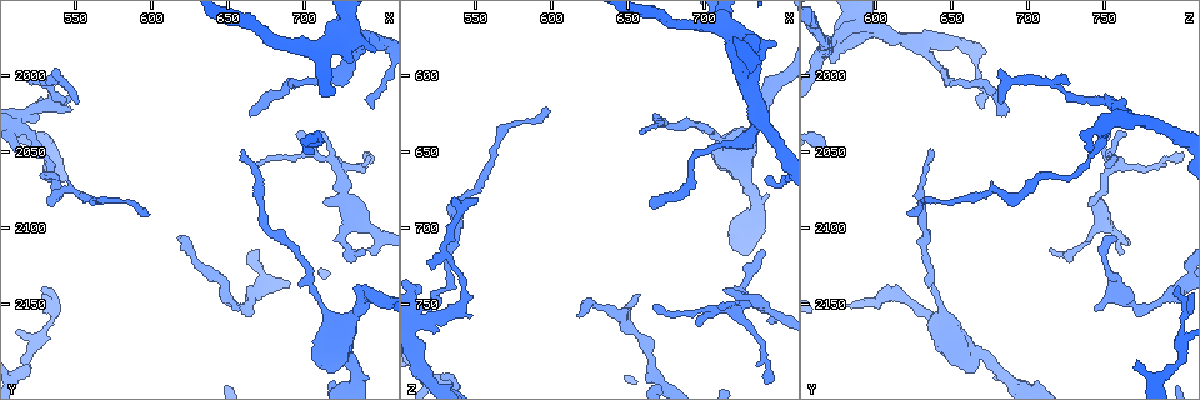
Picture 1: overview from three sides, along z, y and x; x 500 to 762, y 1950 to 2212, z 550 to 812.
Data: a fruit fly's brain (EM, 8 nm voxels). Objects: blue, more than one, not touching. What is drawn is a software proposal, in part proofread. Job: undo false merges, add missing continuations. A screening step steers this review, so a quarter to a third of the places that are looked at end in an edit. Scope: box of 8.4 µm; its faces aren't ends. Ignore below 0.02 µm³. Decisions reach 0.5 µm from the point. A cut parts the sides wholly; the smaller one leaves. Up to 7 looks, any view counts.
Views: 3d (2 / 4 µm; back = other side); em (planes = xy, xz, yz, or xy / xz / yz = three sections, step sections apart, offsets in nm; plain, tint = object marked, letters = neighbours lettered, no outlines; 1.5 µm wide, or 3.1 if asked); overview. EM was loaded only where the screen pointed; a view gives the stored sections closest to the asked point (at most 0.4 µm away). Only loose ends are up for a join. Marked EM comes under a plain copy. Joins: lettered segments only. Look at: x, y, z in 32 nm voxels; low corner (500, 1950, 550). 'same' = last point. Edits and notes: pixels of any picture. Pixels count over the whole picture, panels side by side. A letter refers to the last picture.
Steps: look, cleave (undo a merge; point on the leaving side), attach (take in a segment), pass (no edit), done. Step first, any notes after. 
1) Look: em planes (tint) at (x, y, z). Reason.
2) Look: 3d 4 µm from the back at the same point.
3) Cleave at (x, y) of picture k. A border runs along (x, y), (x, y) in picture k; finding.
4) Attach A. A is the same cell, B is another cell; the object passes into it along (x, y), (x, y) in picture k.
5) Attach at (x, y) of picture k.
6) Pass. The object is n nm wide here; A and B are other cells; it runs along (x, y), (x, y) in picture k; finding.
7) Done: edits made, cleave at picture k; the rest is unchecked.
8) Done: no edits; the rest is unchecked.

Look: 3d 4 µm at (598, 2090, 624). Long arm stops here.

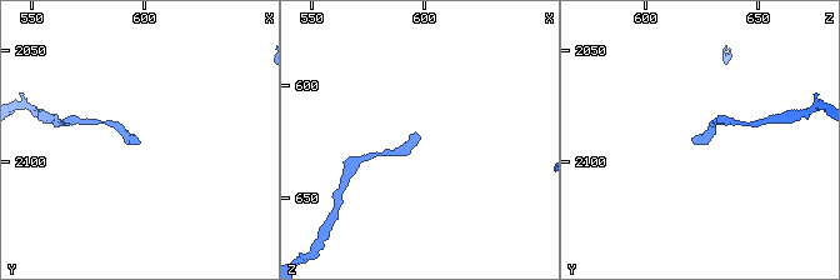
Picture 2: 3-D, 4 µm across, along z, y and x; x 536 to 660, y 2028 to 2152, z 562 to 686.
Look: em planes (tint) at (598, 2093, 622).

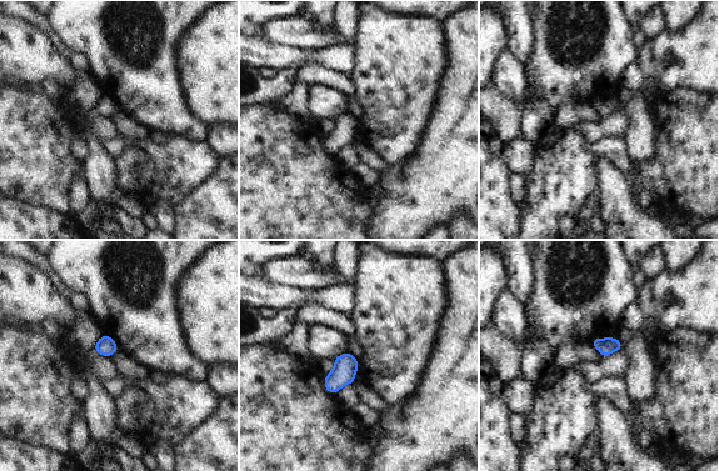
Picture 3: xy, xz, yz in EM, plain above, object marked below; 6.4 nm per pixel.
Look: em planes (letters) at the same point.

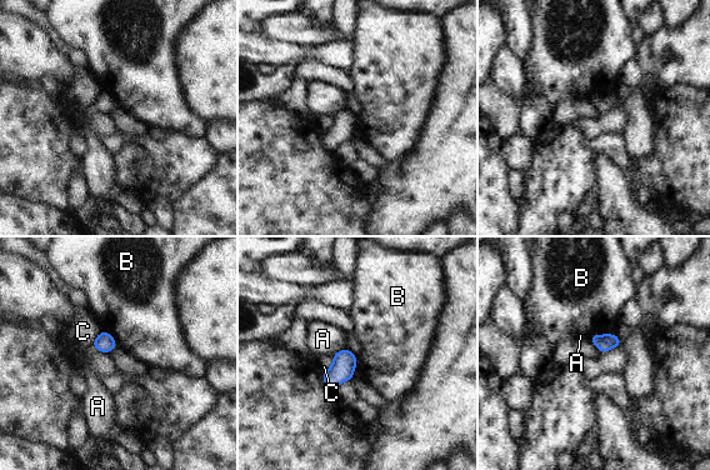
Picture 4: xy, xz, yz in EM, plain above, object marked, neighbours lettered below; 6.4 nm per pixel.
Pass. The object is 110 nm wide here; A, B and C are other cells; a border runs along (615, 333), (593, 334), (589, 338) in picture 4; none of them fits.

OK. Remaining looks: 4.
Look: em planes (letters) at (740, 2114, 762). An open end.

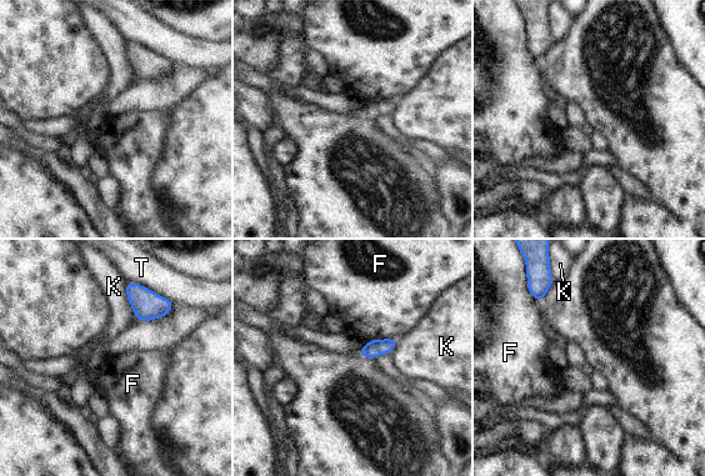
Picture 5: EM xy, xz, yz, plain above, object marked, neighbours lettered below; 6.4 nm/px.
Pass. F, K and T are other cells; a border runs along (373, 337), (398, 339) in picture 5; none of them fits.

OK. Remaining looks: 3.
Look: em xy step 4 (letters) at (668, 2058, 748). An open end.

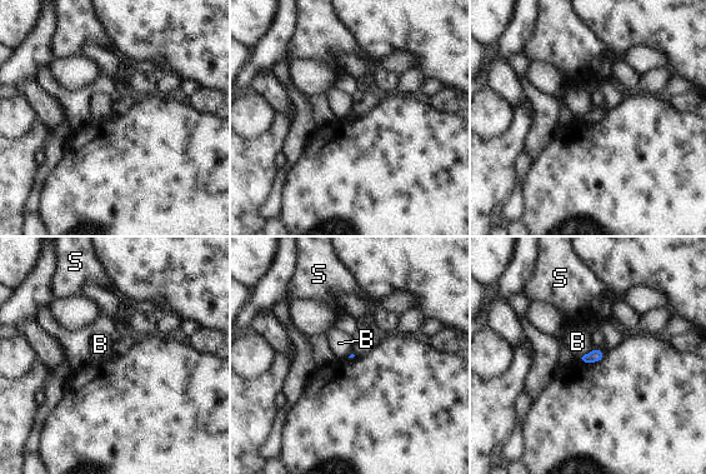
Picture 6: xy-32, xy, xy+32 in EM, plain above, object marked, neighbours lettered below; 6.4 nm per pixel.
Look: em planes (letters) at the same point.

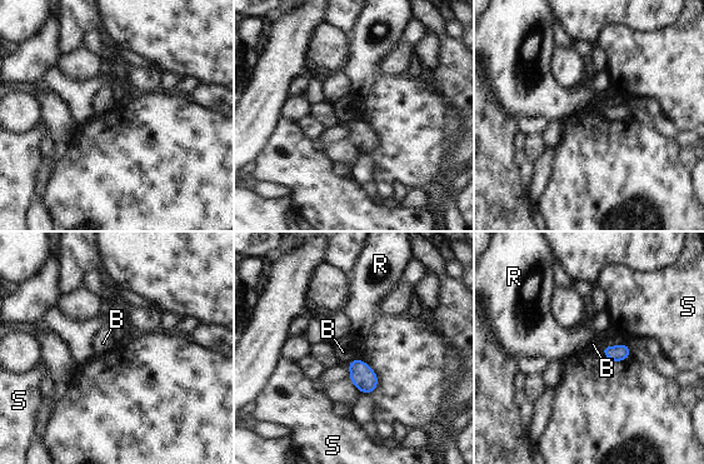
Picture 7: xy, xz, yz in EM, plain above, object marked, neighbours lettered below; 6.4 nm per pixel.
Pass. The object is 110 nm wide here; B, R and S are other cells; none of them fits.

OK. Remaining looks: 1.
Done: no edits; the rest is unchecked.

